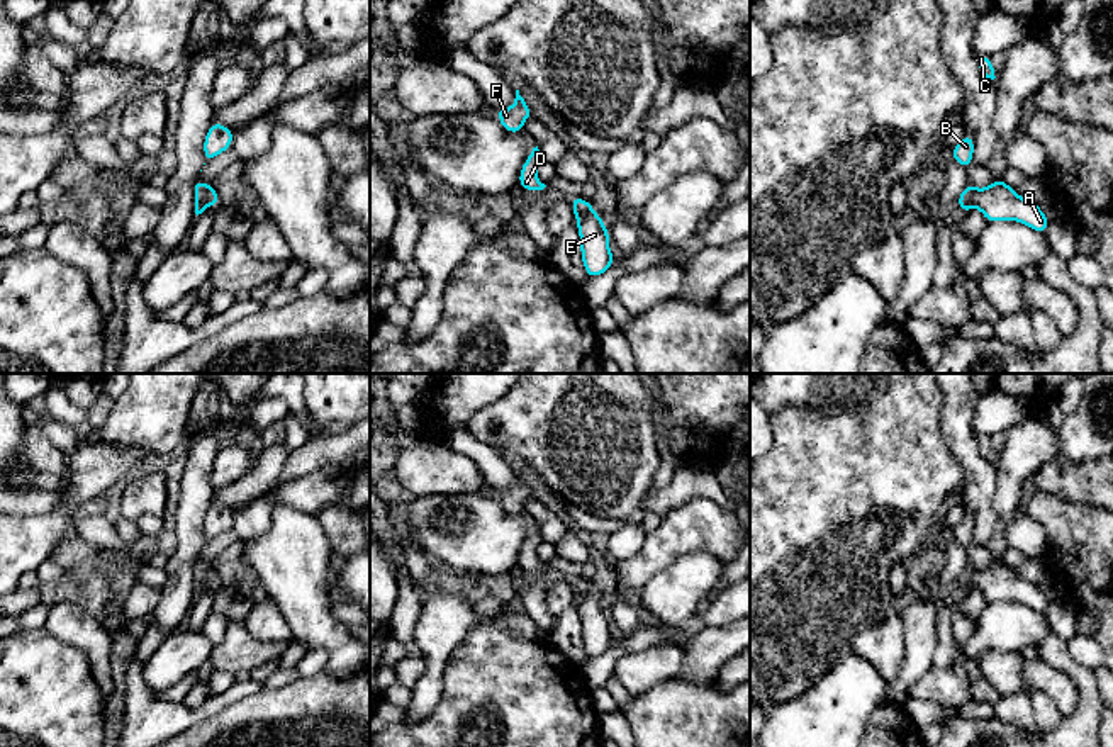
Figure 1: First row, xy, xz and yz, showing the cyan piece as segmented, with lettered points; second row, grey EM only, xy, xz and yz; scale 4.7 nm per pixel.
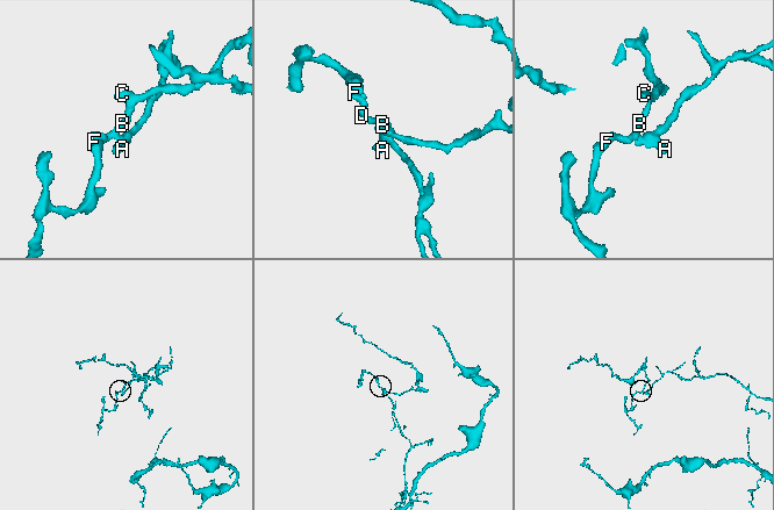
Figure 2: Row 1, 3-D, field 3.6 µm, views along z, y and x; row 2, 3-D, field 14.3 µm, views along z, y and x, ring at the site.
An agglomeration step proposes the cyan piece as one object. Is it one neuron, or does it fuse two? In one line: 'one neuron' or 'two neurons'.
two neurons

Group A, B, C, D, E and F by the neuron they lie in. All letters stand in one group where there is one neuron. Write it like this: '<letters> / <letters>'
A E / B C D F

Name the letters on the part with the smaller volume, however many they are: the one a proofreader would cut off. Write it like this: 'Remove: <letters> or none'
Remove: B, C, D, F

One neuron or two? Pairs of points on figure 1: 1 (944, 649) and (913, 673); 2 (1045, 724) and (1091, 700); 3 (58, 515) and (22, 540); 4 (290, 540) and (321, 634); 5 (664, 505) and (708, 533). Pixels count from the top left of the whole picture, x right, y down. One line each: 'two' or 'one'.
1: two
2: two
3: one
4: one
5: two

